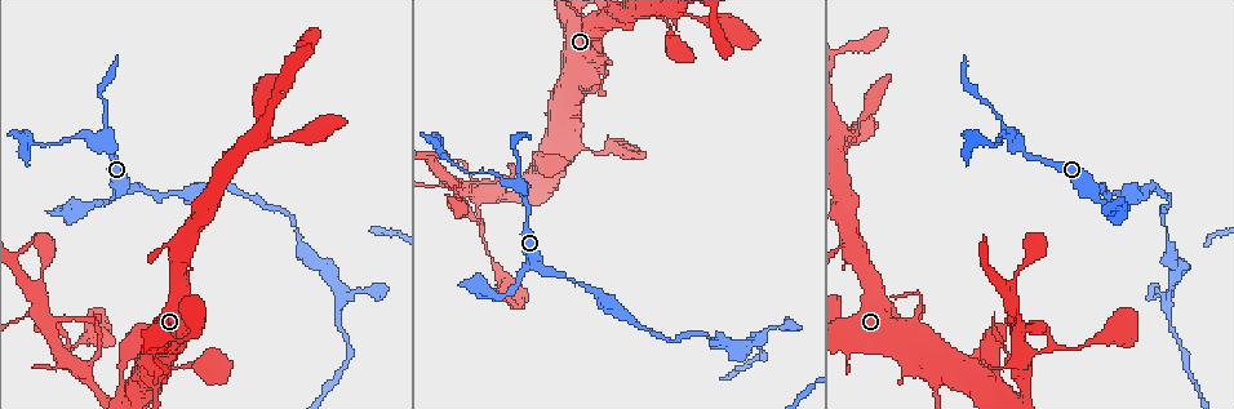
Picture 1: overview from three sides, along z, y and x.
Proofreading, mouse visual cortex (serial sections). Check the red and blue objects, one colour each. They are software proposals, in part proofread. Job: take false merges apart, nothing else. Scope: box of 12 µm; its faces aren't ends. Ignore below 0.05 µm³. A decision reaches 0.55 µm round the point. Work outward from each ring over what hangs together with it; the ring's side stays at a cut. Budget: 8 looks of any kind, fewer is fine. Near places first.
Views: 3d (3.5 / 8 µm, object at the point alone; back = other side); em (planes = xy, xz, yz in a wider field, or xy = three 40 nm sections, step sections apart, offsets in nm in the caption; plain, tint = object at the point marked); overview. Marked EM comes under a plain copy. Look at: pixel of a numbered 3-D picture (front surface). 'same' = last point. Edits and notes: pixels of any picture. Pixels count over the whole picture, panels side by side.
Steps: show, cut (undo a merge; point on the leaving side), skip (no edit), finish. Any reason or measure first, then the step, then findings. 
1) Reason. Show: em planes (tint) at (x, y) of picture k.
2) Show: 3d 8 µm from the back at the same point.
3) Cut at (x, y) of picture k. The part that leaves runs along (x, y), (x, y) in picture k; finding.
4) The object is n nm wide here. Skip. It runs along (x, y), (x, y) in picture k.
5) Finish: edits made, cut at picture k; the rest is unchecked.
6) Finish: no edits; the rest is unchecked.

Calibre changes. Show: 3d 3.5 µm at (598, 81) of picture 1.

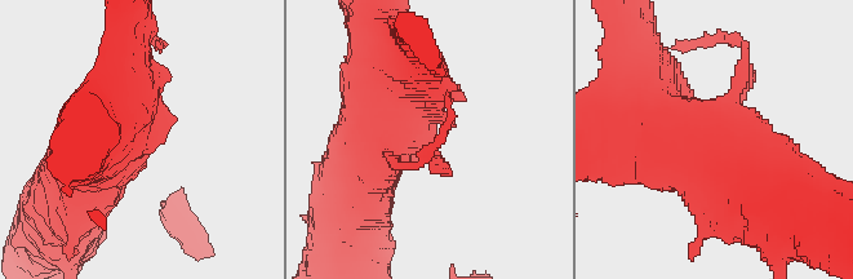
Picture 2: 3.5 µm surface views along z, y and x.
Shape alone is not enough. Show: em planes (tint) at (427, 139) of picture 2.

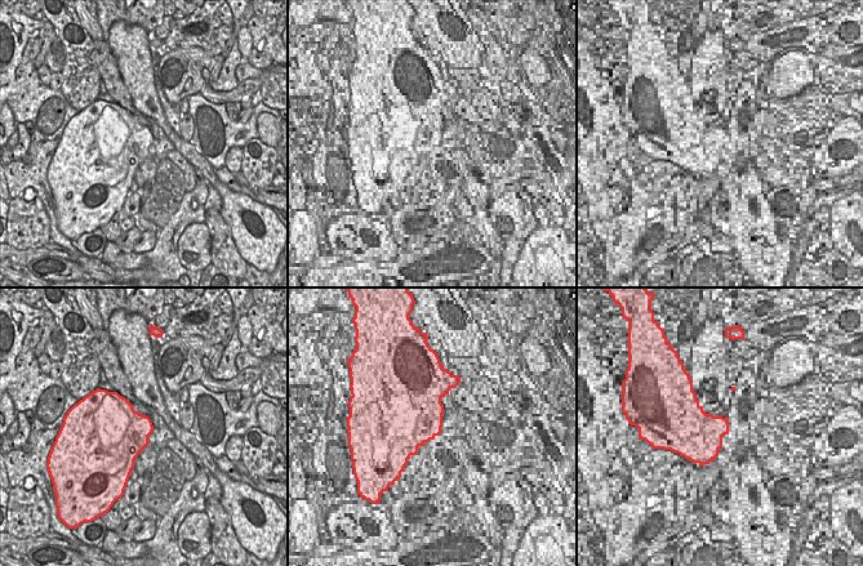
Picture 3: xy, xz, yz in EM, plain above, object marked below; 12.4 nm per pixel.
Skip. It runs along (660, 129), (692, 146), (722, 129), (749, 66) in picture 2; continuous, no second cell.

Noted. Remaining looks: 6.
Show: 3d 8 µm at (517, 182) of picture 1.

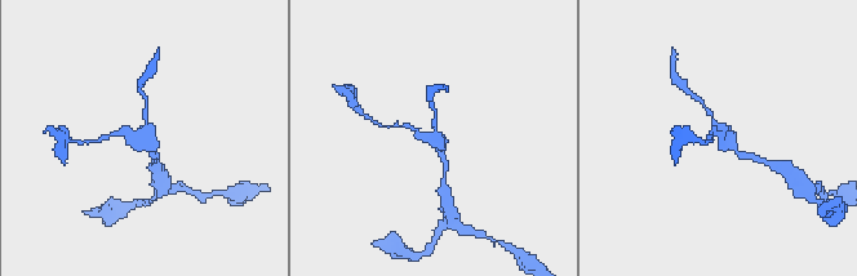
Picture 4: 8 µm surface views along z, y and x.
3 arms meet here; the arms are 150, 150, 200 nm wide; now the EM. Show: em planes (tint) at (435, 138) of picture 4.

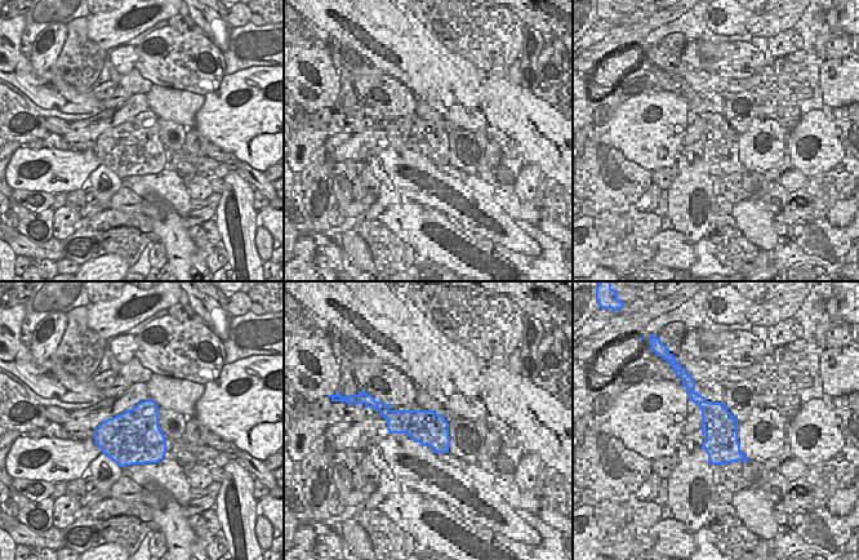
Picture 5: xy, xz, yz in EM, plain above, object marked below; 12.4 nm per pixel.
Skip. It runs along (444, 164), (442, 143), (399, 127) in picture 4; all the same cell.

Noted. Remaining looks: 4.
Show: 3d 8 µm at (339, 325) of picture 1.

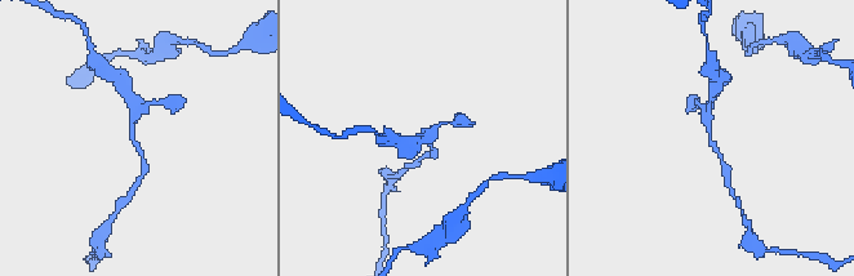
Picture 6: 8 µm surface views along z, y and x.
Show: 3d 3.5 µm at (137, 143) of picture 6.

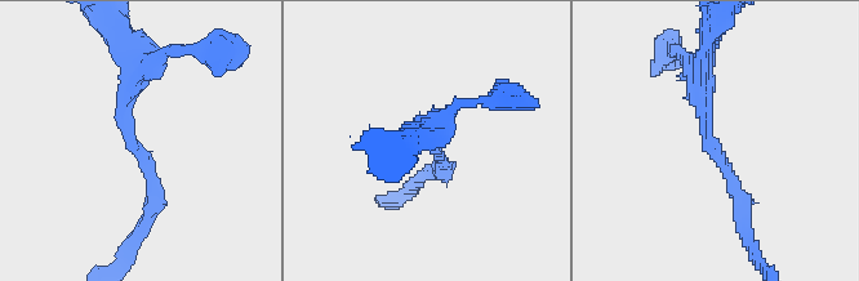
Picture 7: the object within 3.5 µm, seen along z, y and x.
The arms are 200, 250 nm wide; now the EM. Show: em xy step 2 (tint) at (134, 142) of picture 7.

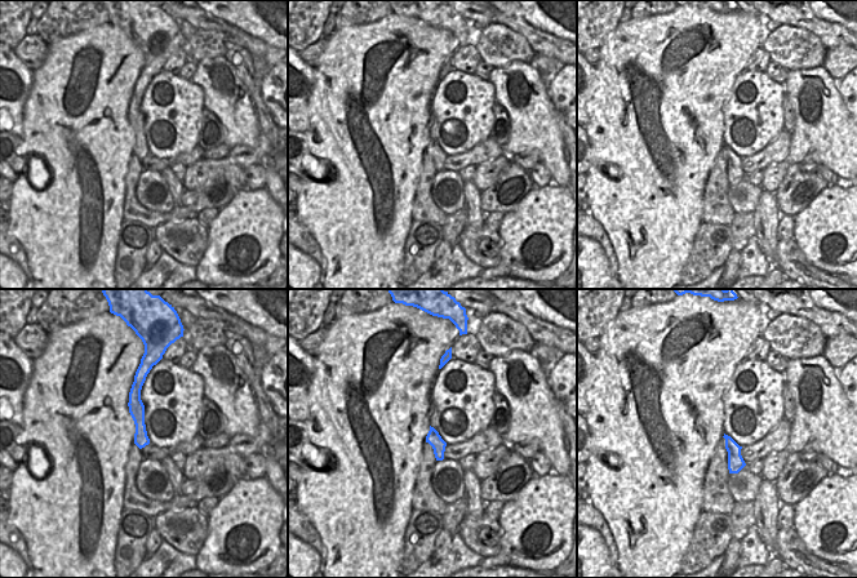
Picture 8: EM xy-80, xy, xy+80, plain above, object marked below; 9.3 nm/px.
The object is 140 nm wide here. Skip. It runs along (140, 378), (136, 408), (141, 444) in picture 8; one cell here.

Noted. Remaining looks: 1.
Finish: no edits; the rest is unchecked.

